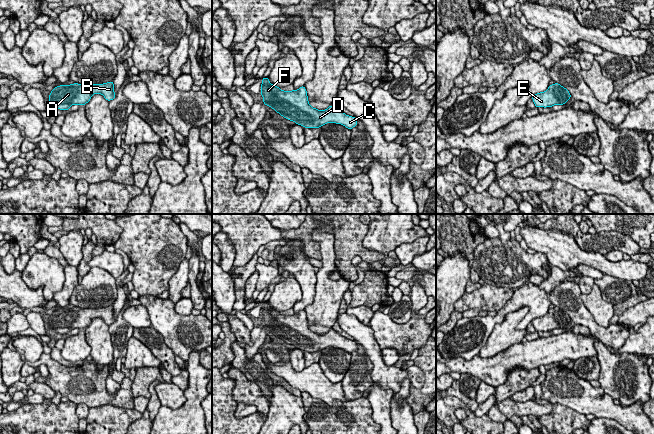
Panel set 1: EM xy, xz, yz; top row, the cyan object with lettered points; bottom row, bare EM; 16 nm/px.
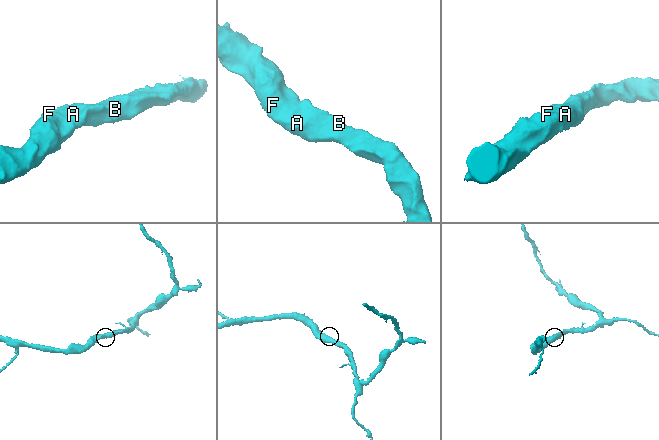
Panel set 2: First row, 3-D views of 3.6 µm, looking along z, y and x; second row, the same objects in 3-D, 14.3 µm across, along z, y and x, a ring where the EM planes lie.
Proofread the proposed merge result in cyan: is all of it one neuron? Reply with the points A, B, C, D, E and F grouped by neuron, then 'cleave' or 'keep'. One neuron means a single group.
A B C D E F; keep

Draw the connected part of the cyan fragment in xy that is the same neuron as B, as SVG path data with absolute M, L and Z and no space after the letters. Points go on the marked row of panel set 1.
M113 81L103 84L59 85L48 97L49 103L60 110L69 110L72 105L86 105L94 94L102 94L107 101L116 97Z

